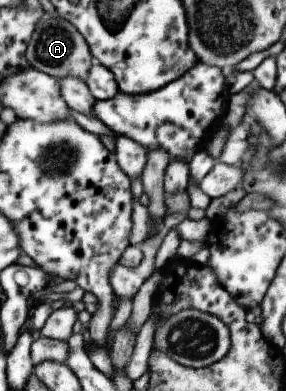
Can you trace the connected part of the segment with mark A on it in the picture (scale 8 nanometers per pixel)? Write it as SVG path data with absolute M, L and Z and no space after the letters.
M51 16L43 22L36 23L32 36L26 43L24 58L35 70L44 72L53 78L71 76L71 78L79 78L83 82L94 62L88 44L77 32L77 29L68 20L57 16Z

